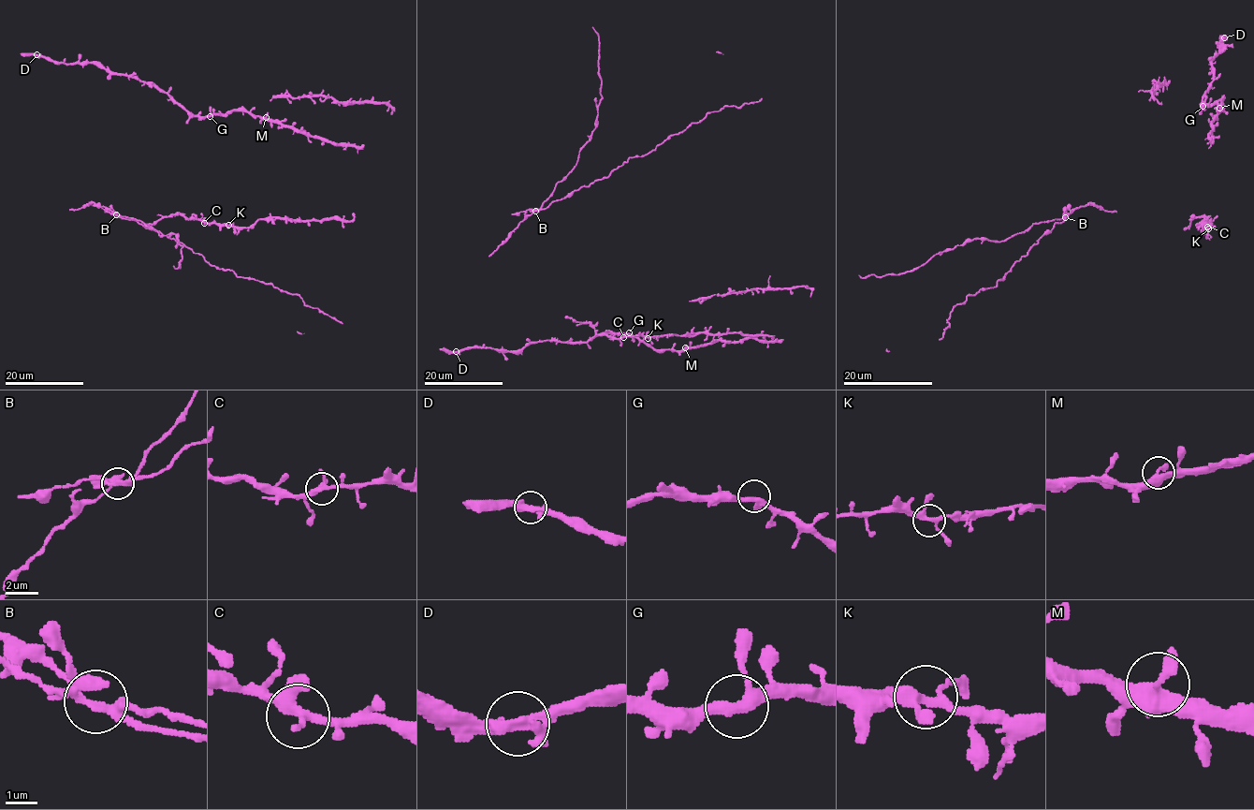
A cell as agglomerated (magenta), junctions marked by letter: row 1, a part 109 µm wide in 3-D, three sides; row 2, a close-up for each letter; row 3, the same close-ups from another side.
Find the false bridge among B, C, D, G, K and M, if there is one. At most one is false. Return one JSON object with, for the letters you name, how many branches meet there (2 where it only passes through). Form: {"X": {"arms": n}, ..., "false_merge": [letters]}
{"B": {"arms": 6}, "false_merge": ["B"]}

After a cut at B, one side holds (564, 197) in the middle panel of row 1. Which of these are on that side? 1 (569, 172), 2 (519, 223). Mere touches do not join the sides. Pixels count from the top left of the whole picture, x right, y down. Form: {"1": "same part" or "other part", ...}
{"1": "other part", "2": "other part"}

